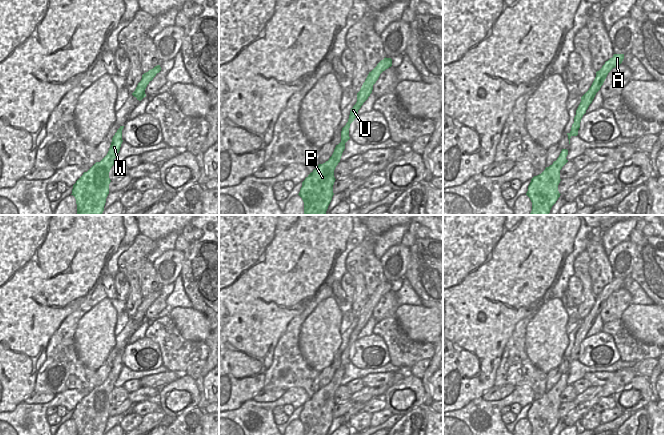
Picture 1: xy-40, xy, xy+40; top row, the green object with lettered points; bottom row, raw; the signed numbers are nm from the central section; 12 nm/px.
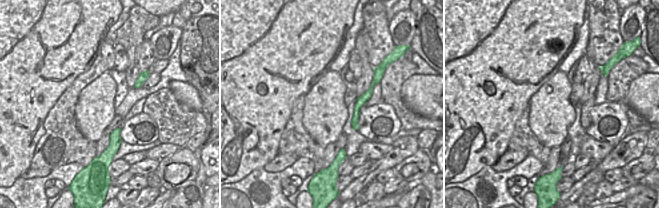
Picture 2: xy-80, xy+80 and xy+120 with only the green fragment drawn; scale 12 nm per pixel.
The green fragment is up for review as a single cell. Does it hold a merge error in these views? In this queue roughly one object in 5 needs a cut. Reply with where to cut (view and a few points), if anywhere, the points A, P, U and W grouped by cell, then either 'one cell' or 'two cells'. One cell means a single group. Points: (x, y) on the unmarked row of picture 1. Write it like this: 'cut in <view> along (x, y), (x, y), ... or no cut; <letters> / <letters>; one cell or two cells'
no cut; A P U W; one cell

